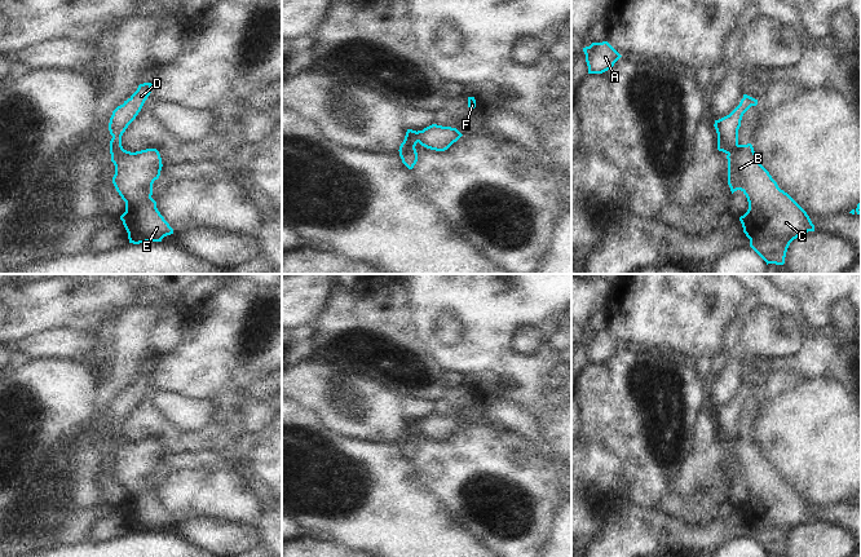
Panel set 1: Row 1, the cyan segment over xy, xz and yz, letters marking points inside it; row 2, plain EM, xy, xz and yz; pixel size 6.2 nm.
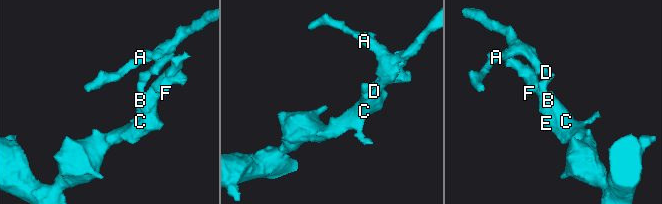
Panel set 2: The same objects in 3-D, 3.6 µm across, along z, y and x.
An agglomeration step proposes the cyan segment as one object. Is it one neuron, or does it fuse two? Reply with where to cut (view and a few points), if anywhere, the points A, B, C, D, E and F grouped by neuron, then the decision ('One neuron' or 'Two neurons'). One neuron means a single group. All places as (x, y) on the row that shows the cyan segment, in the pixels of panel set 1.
Split along xz (416, 132), (410, 144), (400, 153). Groups: A D / B C E F. Two neurons.

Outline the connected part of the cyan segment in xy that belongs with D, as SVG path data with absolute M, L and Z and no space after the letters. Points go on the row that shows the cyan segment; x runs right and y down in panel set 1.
M151 83L140 84L137 90L123 105L118 106L110 118L109 131L112 136L110 141L110 154L122 147L122 136L128 125L136 119L145 101L151 93Z

